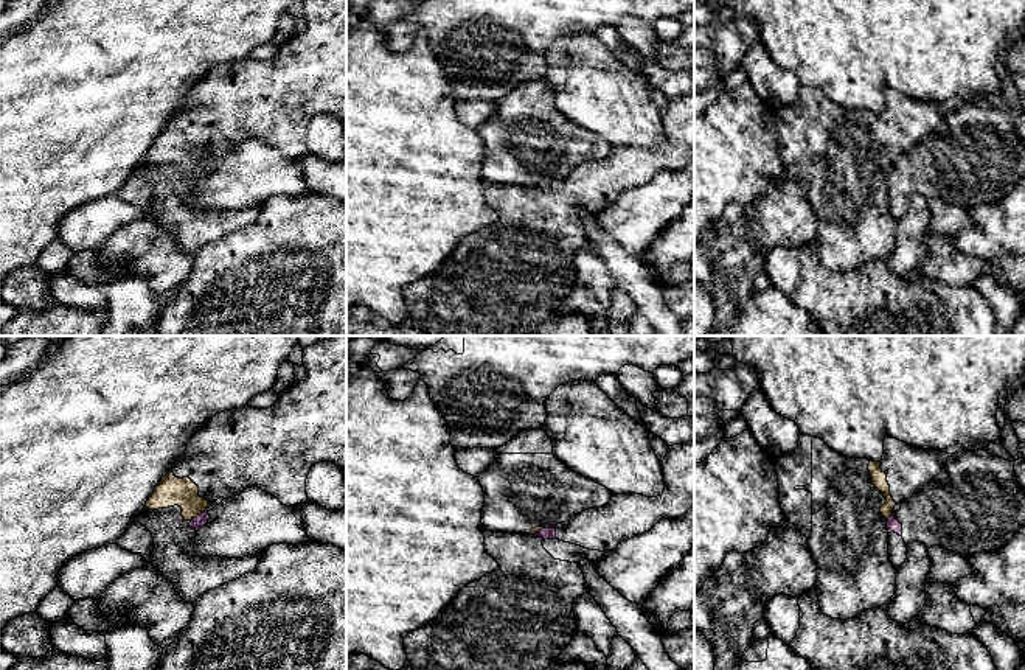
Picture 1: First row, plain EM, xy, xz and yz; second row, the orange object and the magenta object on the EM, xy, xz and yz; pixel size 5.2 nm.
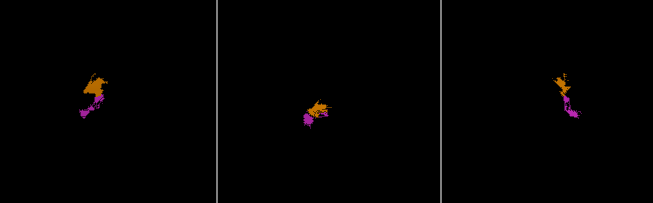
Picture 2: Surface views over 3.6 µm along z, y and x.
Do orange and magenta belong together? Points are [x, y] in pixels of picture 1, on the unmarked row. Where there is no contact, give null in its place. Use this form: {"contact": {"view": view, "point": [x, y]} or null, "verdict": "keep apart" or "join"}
{"contact": {"view": "xy", "point": [194, 168]}, "verdict": "keep apart"}

